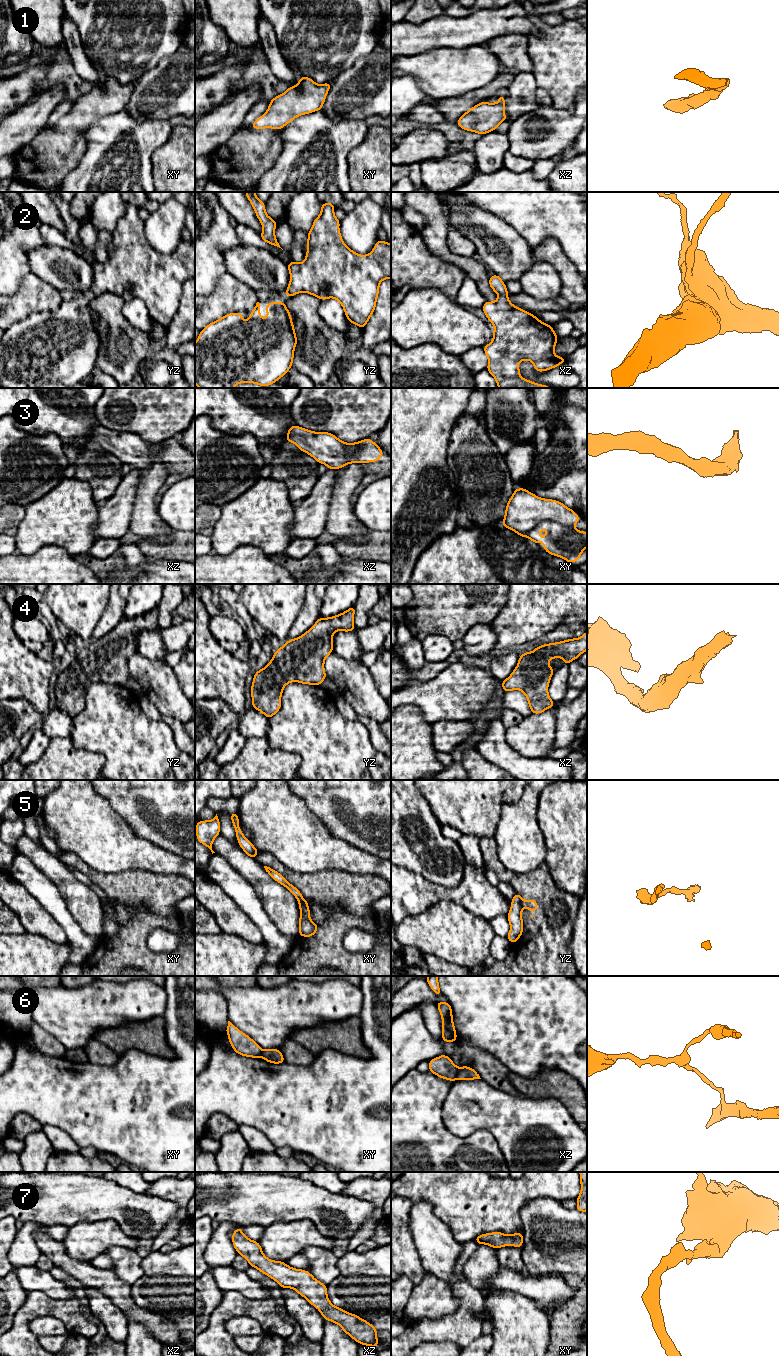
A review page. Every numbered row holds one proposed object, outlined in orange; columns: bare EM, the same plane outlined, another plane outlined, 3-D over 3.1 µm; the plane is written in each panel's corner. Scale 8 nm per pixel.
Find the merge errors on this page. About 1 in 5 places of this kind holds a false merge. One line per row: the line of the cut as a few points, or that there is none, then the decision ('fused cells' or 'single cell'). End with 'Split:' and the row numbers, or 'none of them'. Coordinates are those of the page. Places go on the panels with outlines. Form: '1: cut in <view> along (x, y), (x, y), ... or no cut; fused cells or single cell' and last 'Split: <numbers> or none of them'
1: no cut; single cell
2: no cut; single cell
3: cut in xy along (563, 524), (557, 521), (542, 520), (526, 536); fused cells
4: no cut; single cell
5: cut in yz along (520, 899), (522, 907); fused cells
6: cut in xz along (459, 1068), (455, 1078); fused cells
7: no cut; single cell
Split: 3, 5, 6

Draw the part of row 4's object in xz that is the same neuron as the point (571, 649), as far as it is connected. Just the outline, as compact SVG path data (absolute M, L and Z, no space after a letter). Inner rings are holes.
M587 632L576 639L543 644L535 647L532 652L524 652L518 658L519 662L511 675L501 682L503 691L521 690L528 700L531 712L542 713L555 706L548 694L548 686L554 673L548 661L562 657L564 664L570 664L586 650Z

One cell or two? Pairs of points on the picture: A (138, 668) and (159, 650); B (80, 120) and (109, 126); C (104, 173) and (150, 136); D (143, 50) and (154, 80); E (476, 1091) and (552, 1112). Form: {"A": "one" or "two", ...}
{"A": "two", "B": "two", "C": "one", "D": "two", "E": "one"}

